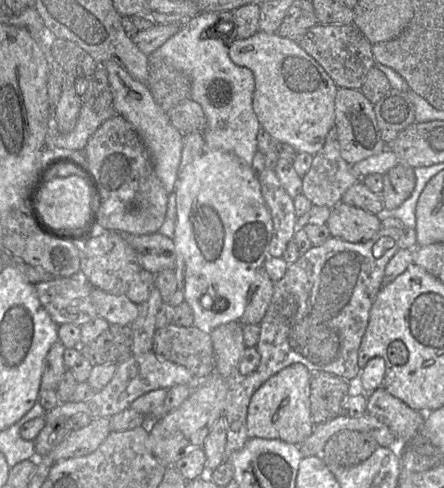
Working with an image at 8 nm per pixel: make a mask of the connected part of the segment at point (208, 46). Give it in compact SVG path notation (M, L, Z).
M202 12L184 21L179 31L151 55L160 55L176 69L187 74L192 81L191 99L198 102L206 115L207 127L203 132L206 147L230 152L251 166L258 151L257 136L260 122L253 110L255 79L253 72L236 65L229 56L229 45L220 37L219 12Z

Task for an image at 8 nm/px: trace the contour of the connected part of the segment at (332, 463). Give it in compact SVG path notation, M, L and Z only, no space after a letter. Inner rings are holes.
M341 430L327 440L320 457L328 467L349 468L368 459L378 446L368 433Z

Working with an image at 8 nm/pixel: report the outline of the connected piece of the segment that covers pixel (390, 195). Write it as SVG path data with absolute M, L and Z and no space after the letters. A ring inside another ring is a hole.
M398 164L383 174L384 211L399 207L413 192L415 182L414 169L407 165Z

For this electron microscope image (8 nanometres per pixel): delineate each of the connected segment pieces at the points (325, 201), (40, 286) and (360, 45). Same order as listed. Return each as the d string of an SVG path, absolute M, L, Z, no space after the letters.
M333 127L327 134L323 147L313 155L309 171L302 177L302 194L312 202L313 206L333 208L341 203L341 198L347 189L359 181L361 178L352 173L351 165L341 157L337 131Z
M80 273L34 284L37 297L57 324L81 326L98 317L91 301L92 287Z
M318 23L297 43L324 68L338 88L360 90L367 73L376 64L372 44L353 23L348 25Z

